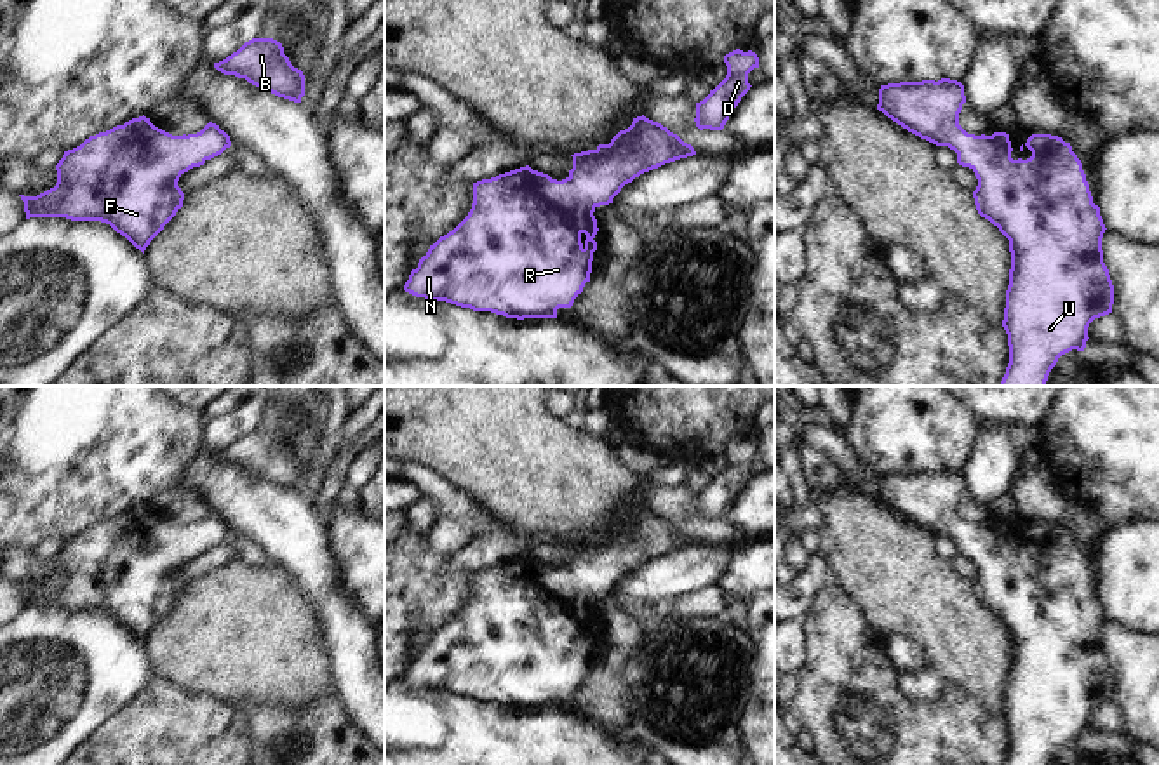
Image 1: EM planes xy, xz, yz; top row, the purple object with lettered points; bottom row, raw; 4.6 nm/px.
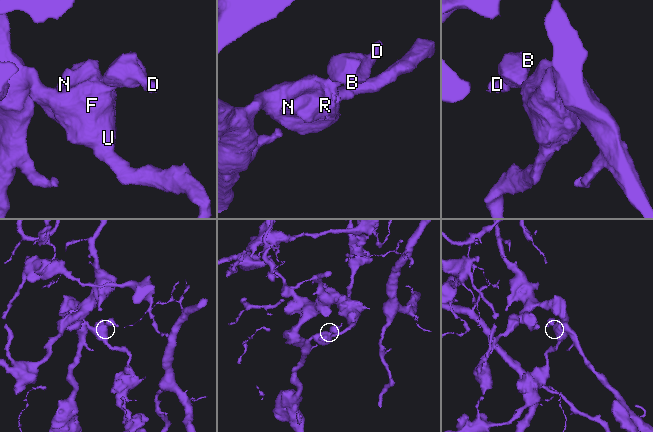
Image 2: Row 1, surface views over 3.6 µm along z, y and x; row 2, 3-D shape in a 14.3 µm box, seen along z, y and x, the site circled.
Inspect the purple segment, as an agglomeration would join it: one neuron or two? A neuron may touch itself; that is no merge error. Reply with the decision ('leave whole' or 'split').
leave whole

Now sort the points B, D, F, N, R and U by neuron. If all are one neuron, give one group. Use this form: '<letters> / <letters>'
B D F N R U

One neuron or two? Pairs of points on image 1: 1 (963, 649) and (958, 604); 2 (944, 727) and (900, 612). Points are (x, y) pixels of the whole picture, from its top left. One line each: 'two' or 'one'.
1: one
2: two

